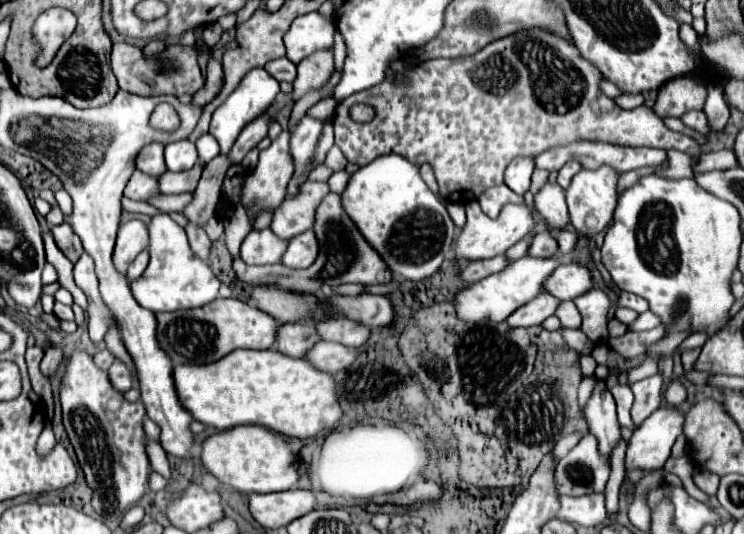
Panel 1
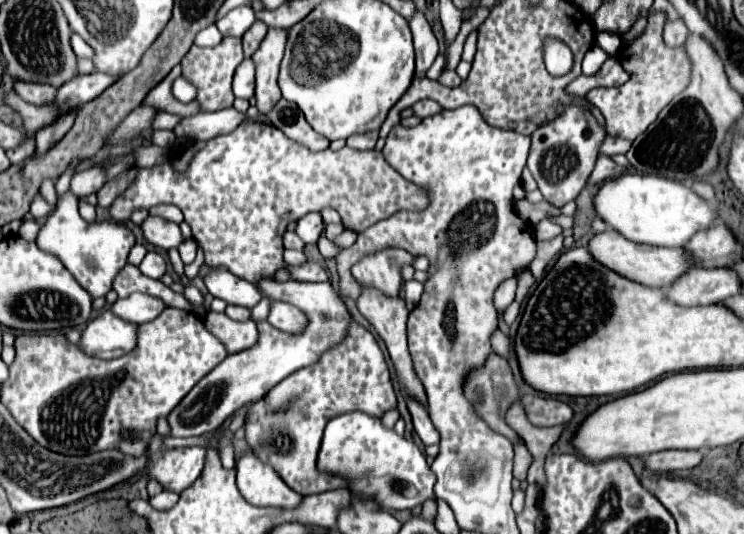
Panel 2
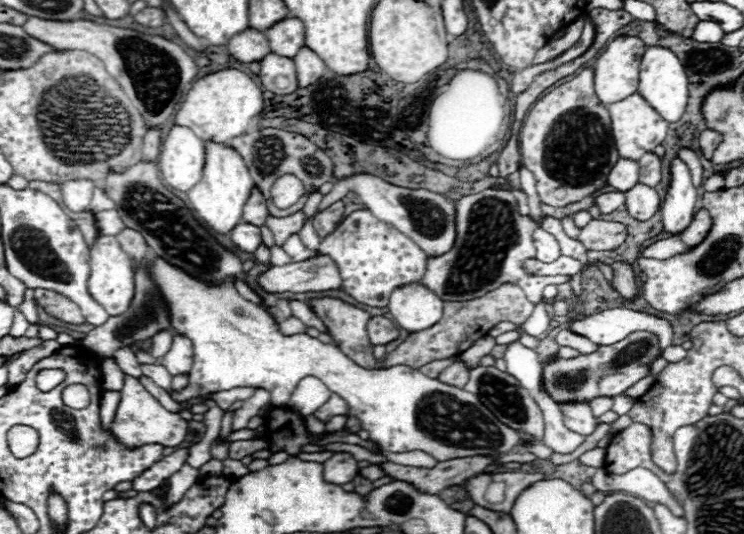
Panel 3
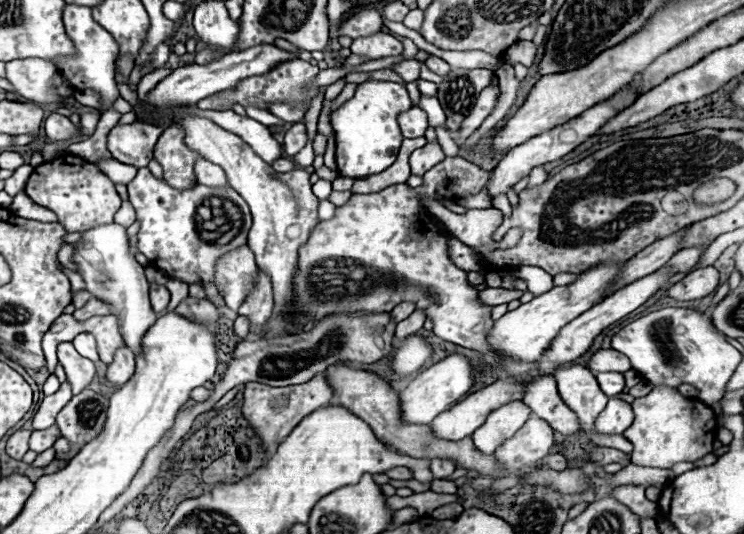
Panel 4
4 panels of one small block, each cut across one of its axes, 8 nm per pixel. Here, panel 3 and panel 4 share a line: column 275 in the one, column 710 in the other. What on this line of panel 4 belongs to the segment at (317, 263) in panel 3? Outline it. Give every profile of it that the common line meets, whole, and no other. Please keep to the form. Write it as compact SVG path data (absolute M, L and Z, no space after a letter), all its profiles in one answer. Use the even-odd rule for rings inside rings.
M708 266L684 276L680 282L676 282L666 290L666 296L674 300L698 300L714 292L716 286L718 286L718 270Z

